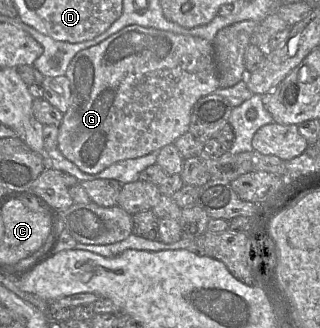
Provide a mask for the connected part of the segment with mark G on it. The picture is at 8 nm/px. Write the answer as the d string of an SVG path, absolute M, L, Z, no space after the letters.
M140 25L126 26L99 44L79 51L70 61L65 75L70 81L71 100L70 106L59 126L57 148L66 159L87 174L97 174L119 161L140 158L154 151L159 151L169 144L173 144L175 140L189 132L192 109L197 101L202 97L215 93L219 88L218 71L212 42L197 36L175 34L170 31Z

